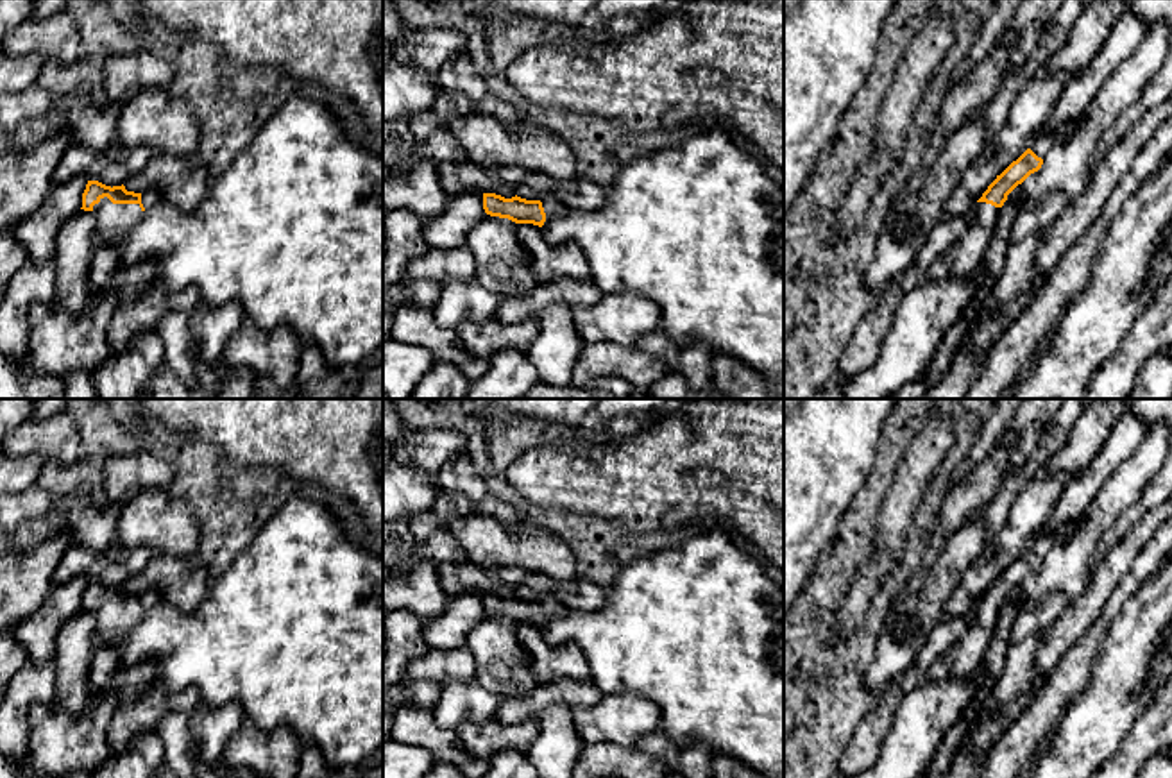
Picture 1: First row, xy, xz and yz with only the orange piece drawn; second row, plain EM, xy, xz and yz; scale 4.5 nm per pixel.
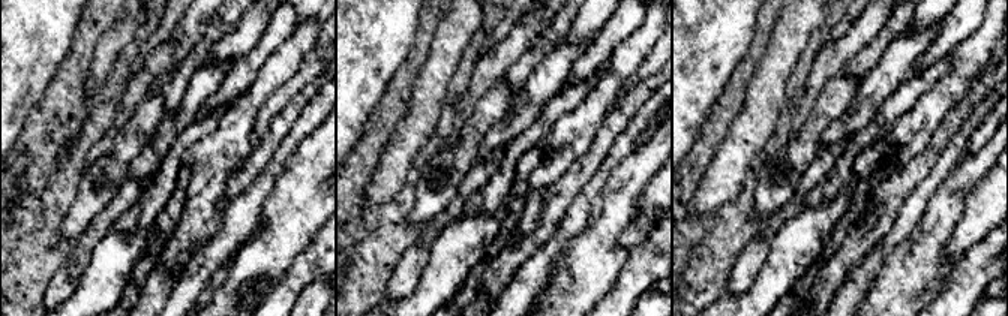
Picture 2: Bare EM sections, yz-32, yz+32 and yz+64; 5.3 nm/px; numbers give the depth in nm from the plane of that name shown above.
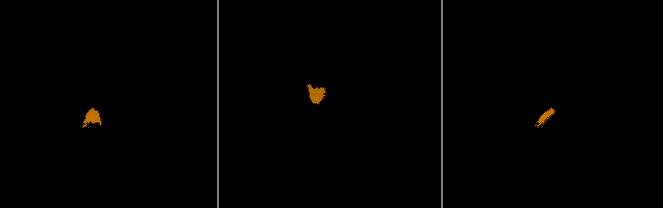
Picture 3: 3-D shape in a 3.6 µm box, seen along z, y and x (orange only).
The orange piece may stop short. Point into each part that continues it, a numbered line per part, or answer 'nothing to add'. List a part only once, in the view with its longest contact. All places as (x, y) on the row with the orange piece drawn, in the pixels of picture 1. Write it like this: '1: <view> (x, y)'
1: xy (113, 222)
2: yz (1042, 143)

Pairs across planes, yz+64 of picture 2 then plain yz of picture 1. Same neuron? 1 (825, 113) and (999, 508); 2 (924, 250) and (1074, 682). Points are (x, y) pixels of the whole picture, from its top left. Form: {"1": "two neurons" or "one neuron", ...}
{"1": "two neurons", "2": "two neurons"}

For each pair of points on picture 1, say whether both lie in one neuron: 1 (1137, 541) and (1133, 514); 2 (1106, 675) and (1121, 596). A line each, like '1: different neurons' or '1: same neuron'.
1: different neurons
2: different neurons

